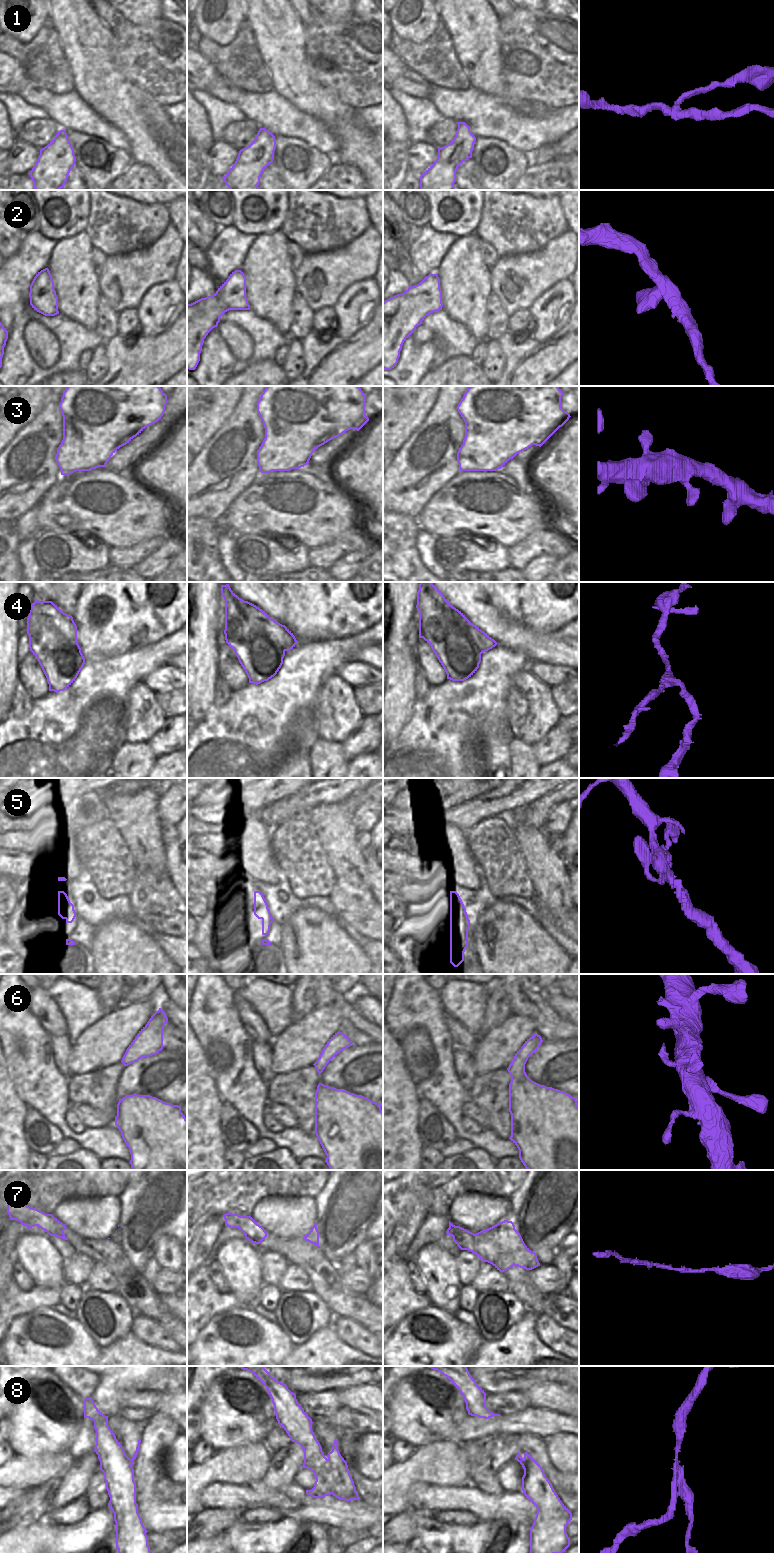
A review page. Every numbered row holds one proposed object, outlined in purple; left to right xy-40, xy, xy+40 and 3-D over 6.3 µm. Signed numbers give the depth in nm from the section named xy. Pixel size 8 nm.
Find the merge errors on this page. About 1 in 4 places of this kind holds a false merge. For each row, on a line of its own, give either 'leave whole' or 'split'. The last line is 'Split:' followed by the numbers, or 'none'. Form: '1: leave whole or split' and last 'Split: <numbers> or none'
1: leave whole
2: leave whole
3: leave whole
4: split
5: leave whole
6: leave whole
7: leave whole
8: split
Split: 4, 8

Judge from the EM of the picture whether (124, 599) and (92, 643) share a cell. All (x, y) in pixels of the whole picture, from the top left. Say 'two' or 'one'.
one

